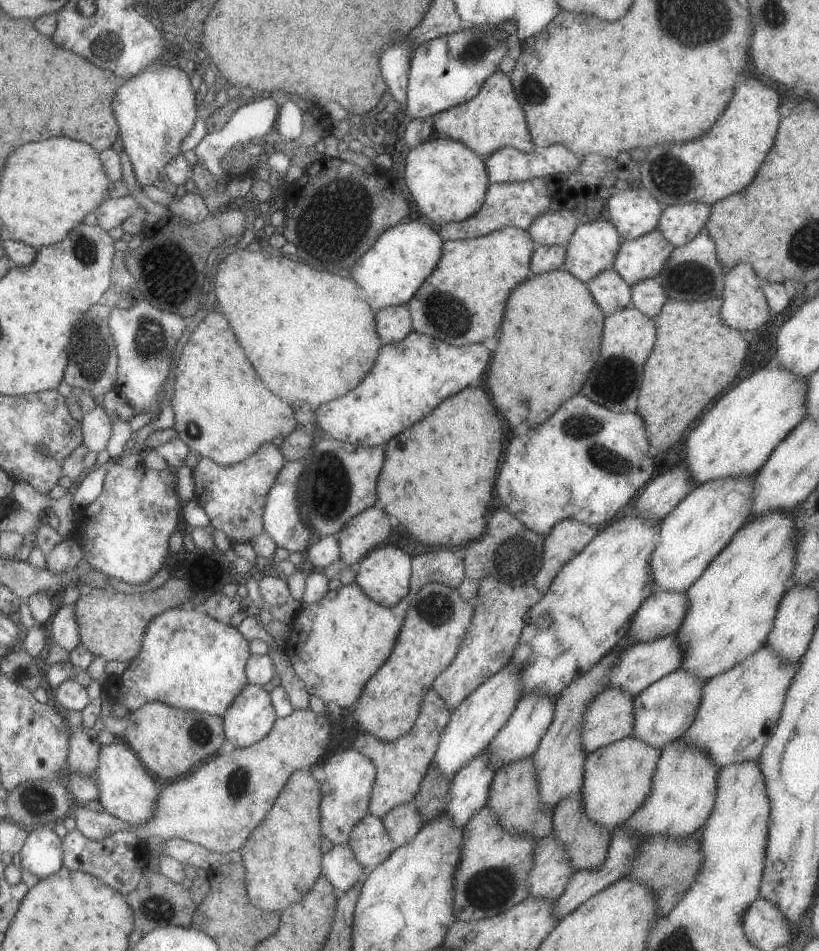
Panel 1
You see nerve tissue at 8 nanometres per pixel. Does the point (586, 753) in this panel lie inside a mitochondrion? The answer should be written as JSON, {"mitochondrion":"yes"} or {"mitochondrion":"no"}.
{"mitochondrion":"no"}

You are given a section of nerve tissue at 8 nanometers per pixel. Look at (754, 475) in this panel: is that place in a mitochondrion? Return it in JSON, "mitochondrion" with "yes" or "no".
{"mitochondrion":"no"}

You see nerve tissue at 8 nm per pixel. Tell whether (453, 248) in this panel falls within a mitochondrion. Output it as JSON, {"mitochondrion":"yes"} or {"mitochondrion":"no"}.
{"mitochondrion":"no"}

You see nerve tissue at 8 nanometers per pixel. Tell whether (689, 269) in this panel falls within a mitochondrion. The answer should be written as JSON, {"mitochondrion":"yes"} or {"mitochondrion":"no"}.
{"mitochondrion":"yes"}

